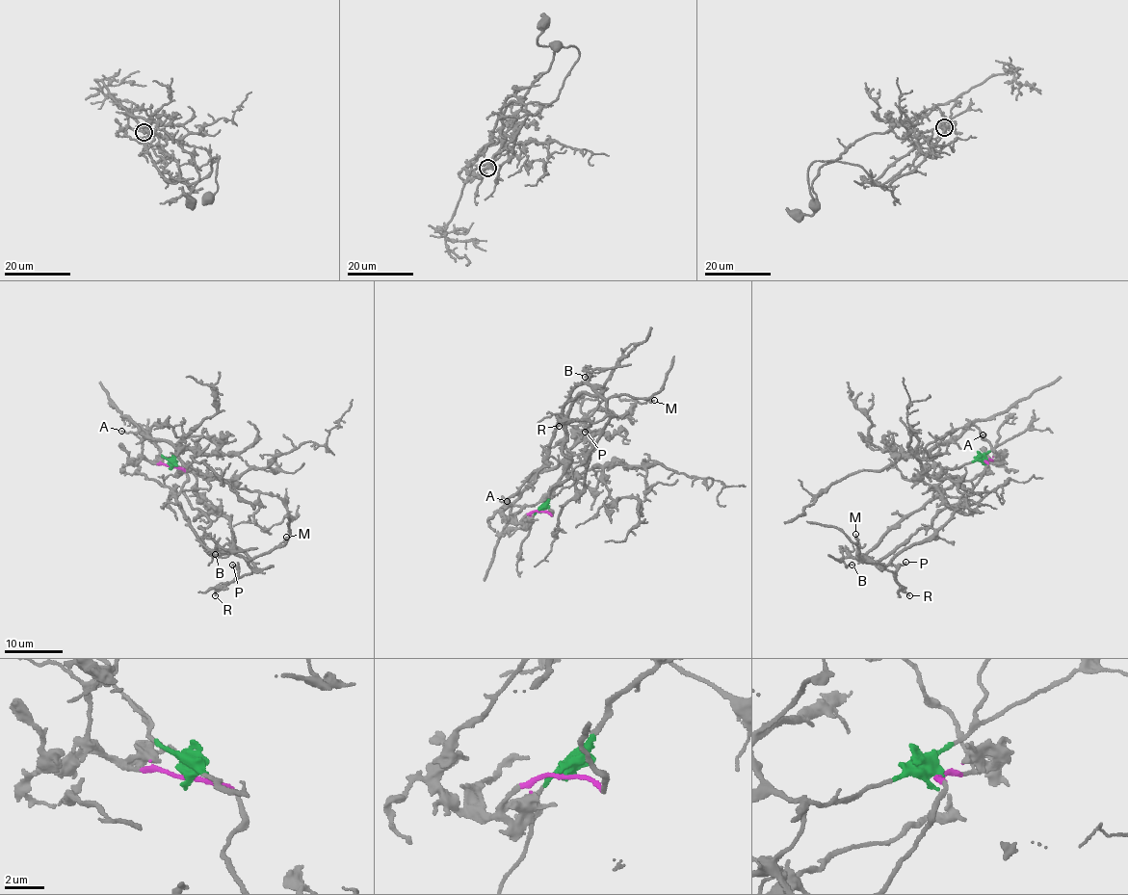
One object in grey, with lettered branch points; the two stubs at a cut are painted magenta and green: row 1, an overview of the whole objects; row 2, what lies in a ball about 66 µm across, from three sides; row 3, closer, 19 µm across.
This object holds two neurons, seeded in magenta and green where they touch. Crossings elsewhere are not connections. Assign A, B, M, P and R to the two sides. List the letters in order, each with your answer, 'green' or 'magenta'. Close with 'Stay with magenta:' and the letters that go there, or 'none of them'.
A: magenta
B: magenta
M: magenta
P: magenta
R: magenta
Stay with magenta: A, B, M, P, R

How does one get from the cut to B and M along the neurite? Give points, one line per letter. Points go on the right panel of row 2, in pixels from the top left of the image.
B: (986, 461), (964, 501), (952, 504), (931, 526), (924, 527), (875, 562), (843, 558), (847, 567), (852, 565)
M: (986, 461), (964, 501), (952, 504), (931, 526), (924, 527), (875, 562), (860, 558), (855, 534)

